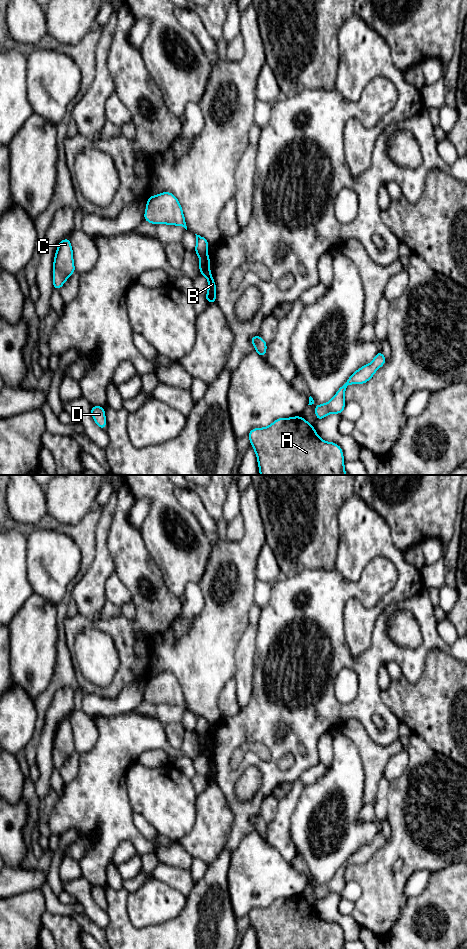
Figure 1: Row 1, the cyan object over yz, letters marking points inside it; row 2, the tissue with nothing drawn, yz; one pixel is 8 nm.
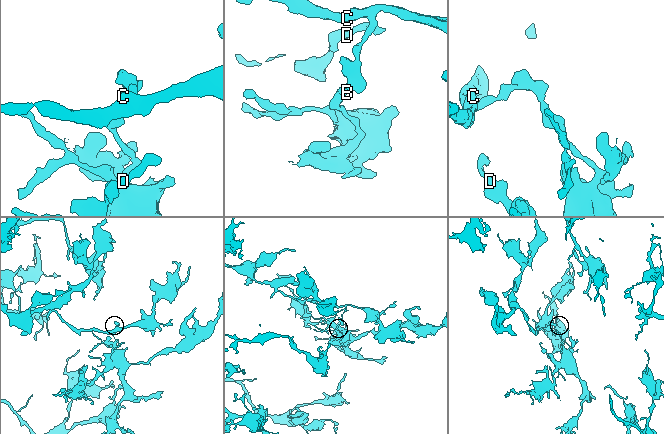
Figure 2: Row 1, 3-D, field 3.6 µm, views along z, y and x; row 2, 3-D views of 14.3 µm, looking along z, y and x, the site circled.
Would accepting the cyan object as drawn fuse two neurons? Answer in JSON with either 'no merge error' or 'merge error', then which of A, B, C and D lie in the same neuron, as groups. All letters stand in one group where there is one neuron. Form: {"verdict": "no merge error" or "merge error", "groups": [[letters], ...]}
{"verdict": "merge error", "groups": [["A", "B", "D"], ["C"]]}

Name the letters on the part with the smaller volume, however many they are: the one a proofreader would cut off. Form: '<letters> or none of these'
A, B, D

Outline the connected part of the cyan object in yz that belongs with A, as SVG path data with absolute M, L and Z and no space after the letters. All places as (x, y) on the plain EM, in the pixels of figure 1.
M301 896L278 898L268 907L253 908L248 916L256 932L259 949L344 949L341 927L336 923L321 920L313 905Z

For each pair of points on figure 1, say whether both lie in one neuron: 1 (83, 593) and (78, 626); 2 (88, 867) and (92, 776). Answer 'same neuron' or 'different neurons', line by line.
1: different neurons
2: same neuron

